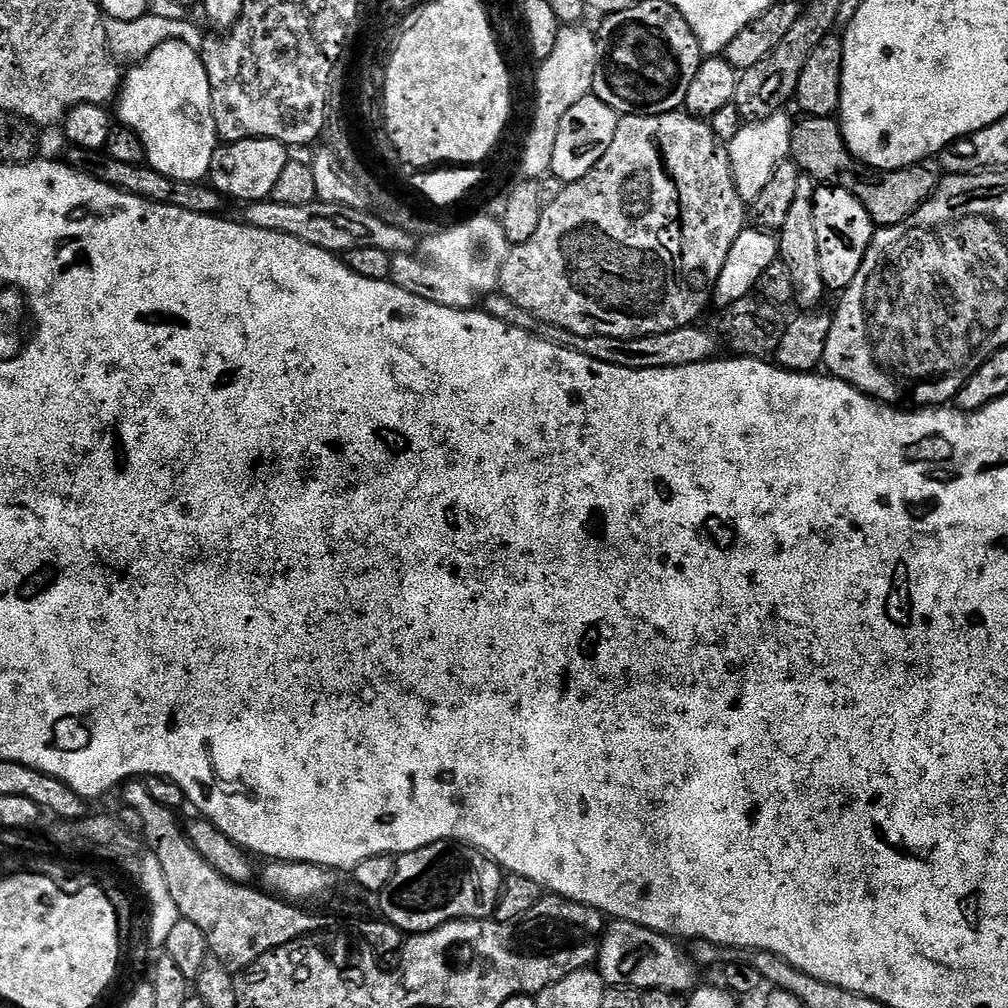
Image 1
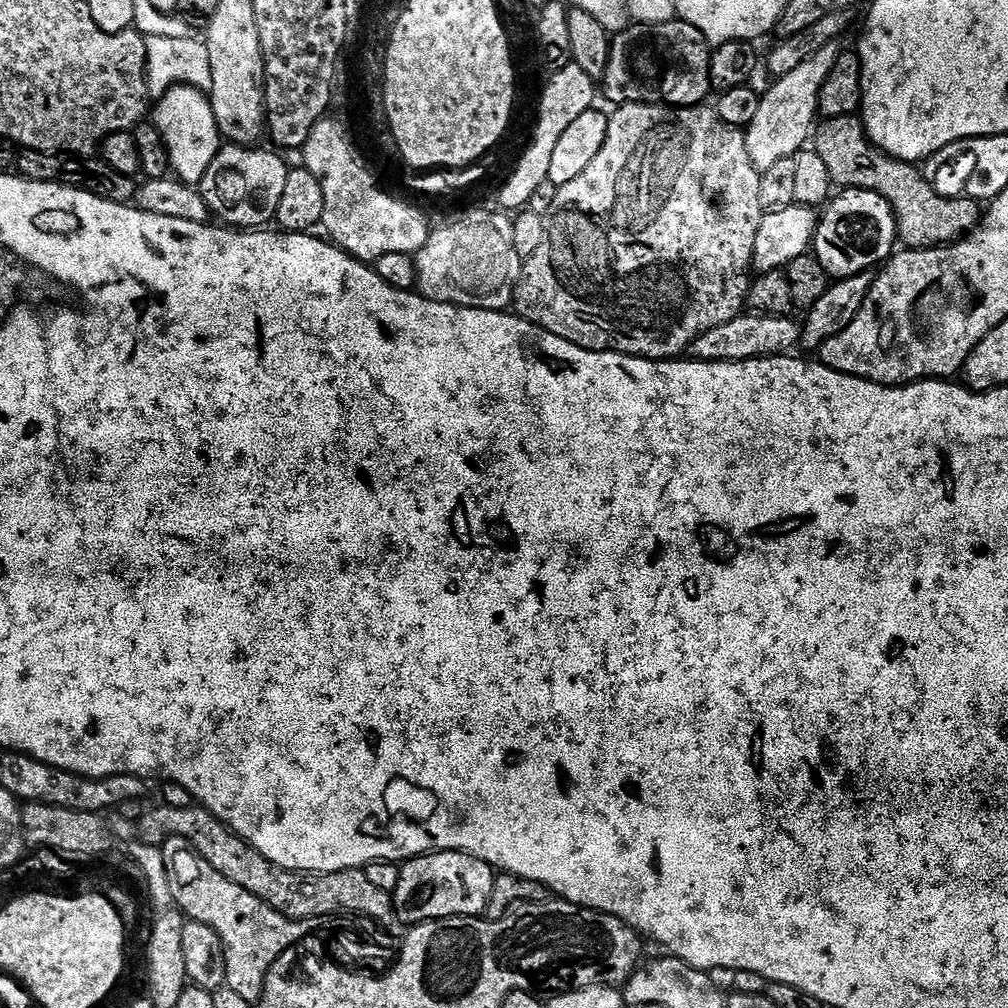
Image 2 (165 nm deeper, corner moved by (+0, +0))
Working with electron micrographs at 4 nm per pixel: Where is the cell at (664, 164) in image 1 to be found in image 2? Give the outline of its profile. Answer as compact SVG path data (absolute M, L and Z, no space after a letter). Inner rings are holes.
M621 104L613 112L616 113L611 113L608 116L606 142L602 146L602 150L598 150L598 155L594 157L594 162L590 162L590 166L586 166L586 170L582 170L582 174L578 174L578 178L574 178L574 182L566 182L557 187L556 197L552 203L550 215L547 217L548 229L546 230L546 238L542 242L542 246L538 246L535 254L523 261L520 270L520 281L516 283L514 308L523 320L528 320L531 324L537 324L539 328L545 328L550 334L554 334L574 346L584 348L587 352L621 352L627 356L641 356L644 360L671 360L673 358L680 358L691 349L692 343L698 337L706 334L706 330L714 330L714 326L722 326L745 311L748 299L748 285L750 283L748 272L751 273L753 271L752 255L754 254L754 238L758 238L758 226L765 215L762 210L762 202L758 198L760 172L754 166L754 162L750 162L750 154L746 150L744 132L734 126L730 126L726 122L722 122L722 118L716 113L715 107L673 108L662 104Z

